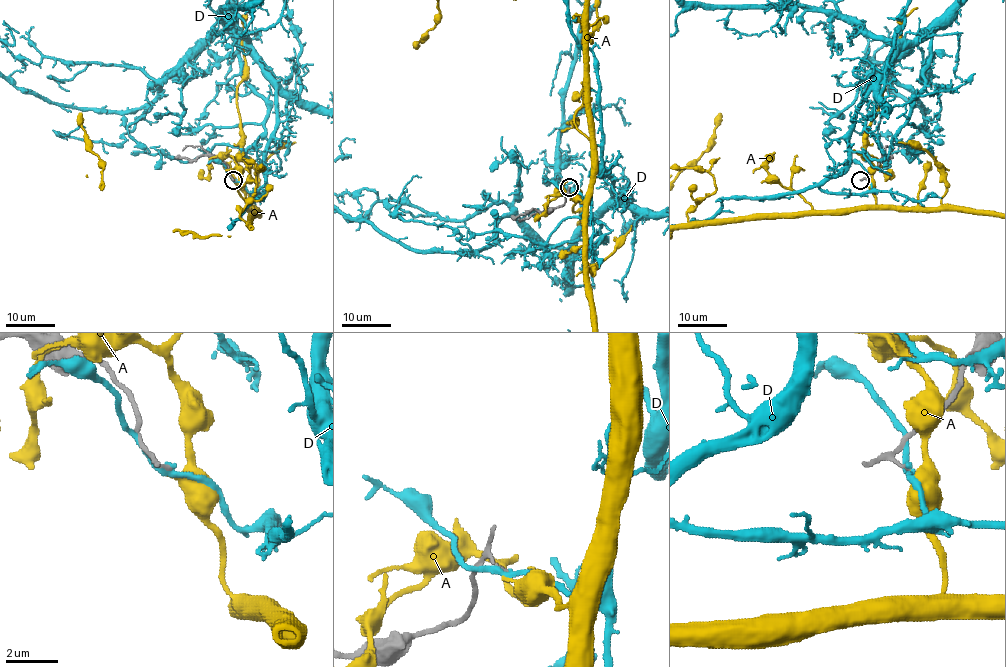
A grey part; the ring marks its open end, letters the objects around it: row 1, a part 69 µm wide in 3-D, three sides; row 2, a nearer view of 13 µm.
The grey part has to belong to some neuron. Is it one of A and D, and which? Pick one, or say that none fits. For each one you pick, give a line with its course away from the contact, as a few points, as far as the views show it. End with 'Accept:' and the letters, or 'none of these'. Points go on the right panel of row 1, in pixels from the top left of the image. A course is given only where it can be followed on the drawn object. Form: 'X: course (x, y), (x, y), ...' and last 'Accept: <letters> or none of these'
Accept: none of these

